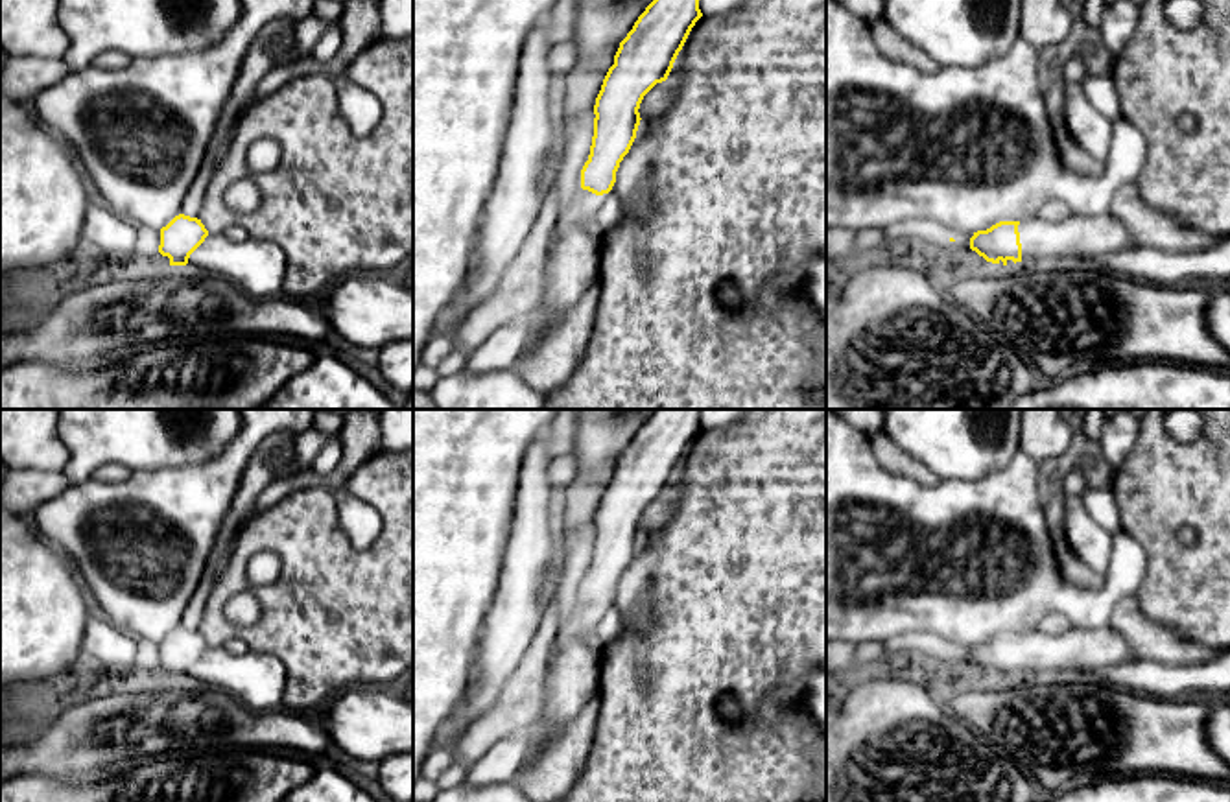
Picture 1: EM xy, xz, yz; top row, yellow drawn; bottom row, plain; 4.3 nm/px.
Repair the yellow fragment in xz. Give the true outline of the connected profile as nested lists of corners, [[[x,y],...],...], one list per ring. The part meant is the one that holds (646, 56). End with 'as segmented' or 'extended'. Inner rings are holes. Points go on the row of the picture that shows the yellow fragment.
[[[653,0],[620,42],[596,98],[594,136],[579,194],[559,210],[550,230],[542,299],[529,315],[524,350],[537,345],[599,284],[603,234],[597,214],[614,197],[616,171],[636,138],[644,96],[668,79],[701,17],[699,0]]]; extended

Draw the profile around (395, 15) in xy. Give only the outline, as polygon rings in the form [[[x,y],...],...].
[[[380,0],[380,37],[402,39],[413,35],[413,0]]]

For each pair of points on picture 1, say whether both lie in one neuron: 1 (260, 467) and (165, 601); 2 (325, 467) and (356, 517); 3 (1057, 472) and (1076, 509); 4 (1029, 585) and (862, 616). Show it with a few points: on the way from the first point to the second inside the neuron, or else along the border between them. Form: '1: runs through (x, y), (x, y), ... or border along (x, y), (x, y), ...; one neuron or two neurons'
1: border along (238, 480), (235, 498), (205, 561); two neurons
2: border along (340, 434), (342, 459), (329, 474), (321, 476); two neurons
3: border along (1064, 495), (1066, 539); two neurons
4: runs through (987, 596), (980, 600), (904, 600); one neuron

